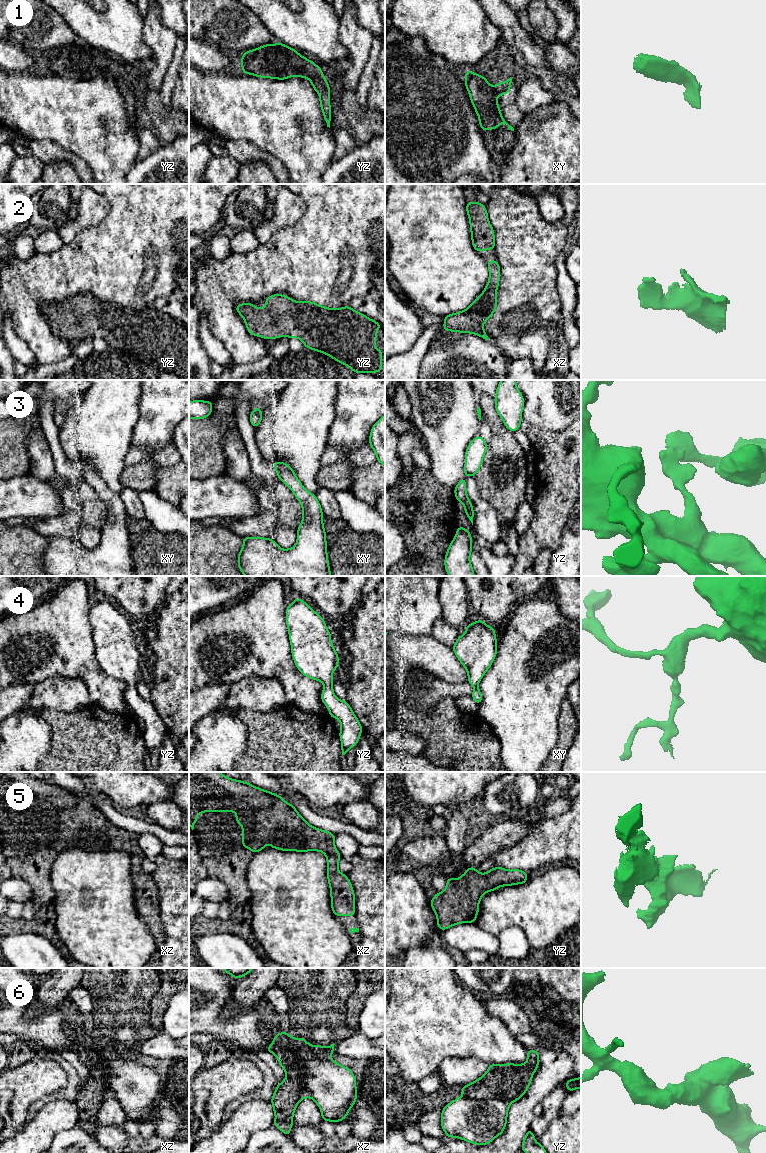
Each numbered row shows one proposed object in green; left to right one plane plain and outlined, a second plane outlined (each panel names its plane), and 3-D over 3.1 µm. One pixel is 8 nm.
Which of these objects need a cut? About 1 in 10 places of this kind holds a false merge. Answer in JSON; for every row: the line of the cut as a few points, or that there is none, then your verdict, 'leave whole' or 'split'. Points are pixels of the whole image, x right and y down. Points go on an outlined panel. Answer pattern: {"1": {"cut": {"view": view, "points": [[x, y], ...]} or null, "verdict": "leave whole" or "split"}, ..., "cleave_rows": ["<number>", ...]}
{"1": {"cut": null, "verdict": "leave whole"}, "2": {"cut": null, "verdict": "leave whole"}, "3": {"cut": null, "verdict": "leave whole"}, "4": {"cut": null, "verdict": "leave whole"}, "5": {"cut": null, "verdict": "leave whole"}, "6": {"cut": {"view": "yz", "points": [[462, 1096], [470, 1098], [499, 1098], [509, 1104]]}, "verdict": "split"}, "cleave_rows": ["6"]}

